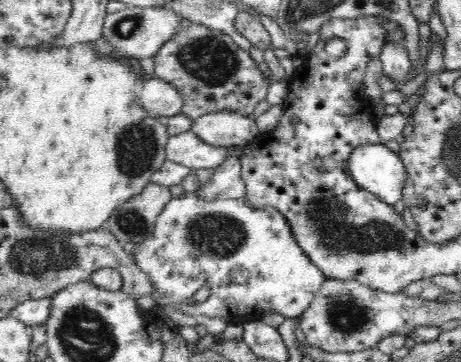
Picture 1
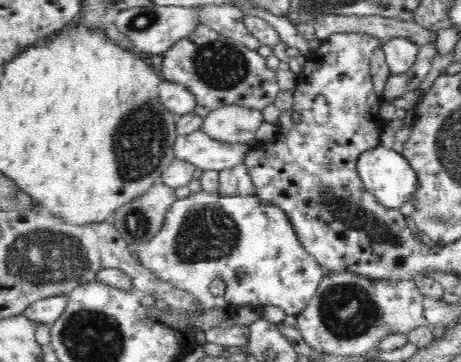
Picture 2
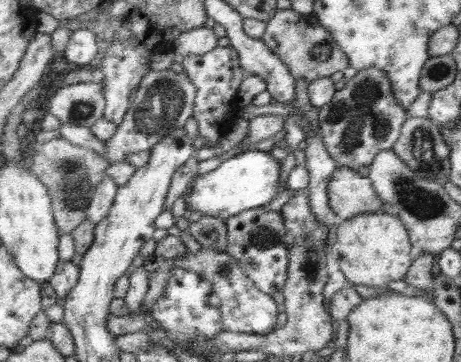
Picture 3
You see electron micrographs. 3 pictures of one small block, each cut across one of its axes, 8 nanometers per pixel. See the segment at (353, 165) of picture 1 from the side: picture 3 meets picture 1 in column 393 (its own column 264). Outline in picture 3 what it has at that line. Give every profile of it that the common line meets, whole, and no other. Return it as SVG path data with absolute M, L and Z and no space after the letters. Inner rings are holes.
M245 150L243 154L223 162L217 170L195 178L187 202L191 204L191 210L201 210L207 216L229 220L231 216L237 216L245 210L269 206L269 202L275 200L279 188L283 188L281 170L283 170L283 160L279 162L269 152Z

